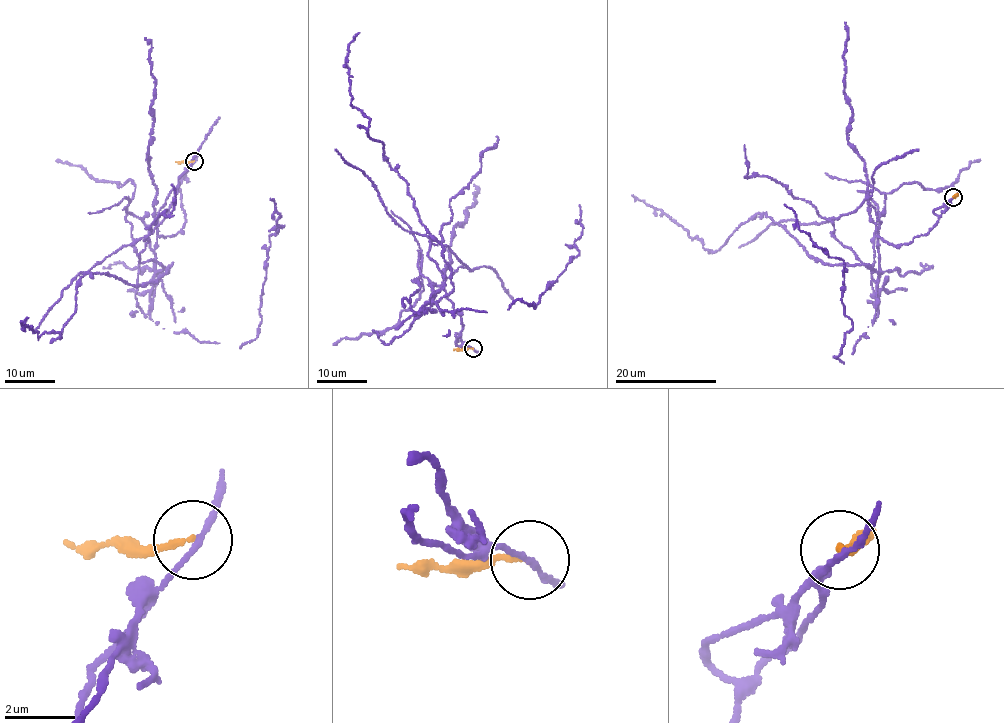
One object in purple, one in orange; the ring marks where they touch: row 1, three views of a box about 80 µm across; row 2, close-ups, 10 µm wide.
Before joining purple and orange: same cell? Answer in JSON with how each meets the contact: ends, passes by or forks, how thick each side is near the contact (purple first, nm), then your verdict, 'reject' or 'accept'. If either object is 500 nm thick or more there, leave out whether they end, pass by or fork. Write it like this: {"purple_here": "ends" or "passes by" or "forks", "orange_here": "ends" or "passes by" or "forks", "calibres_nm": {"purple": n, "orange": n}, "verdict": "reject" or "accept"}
{"purple_here": "passes by", "orange_here": "ends", "calibres_nm": {"purple": 150, "orange": 150}, "verdict": "reject"}

